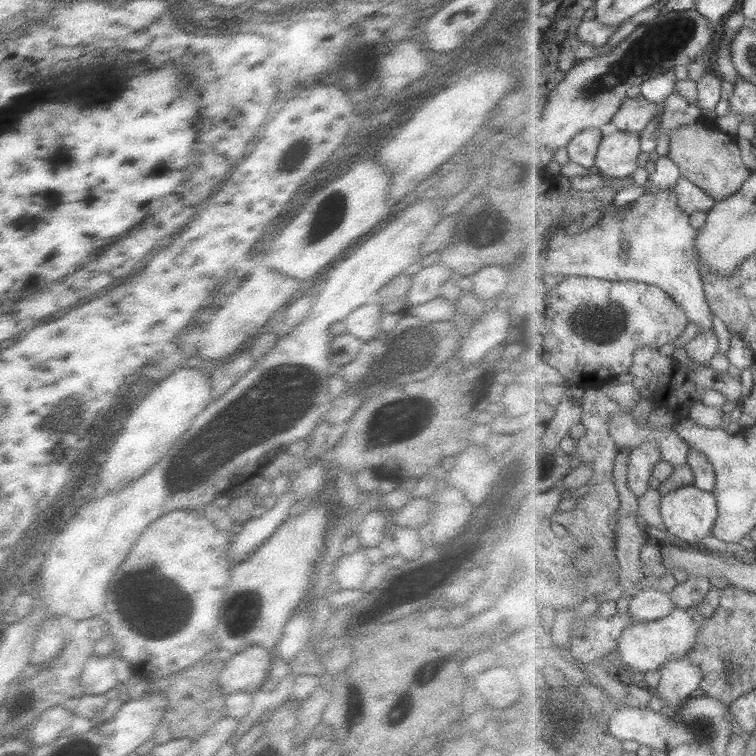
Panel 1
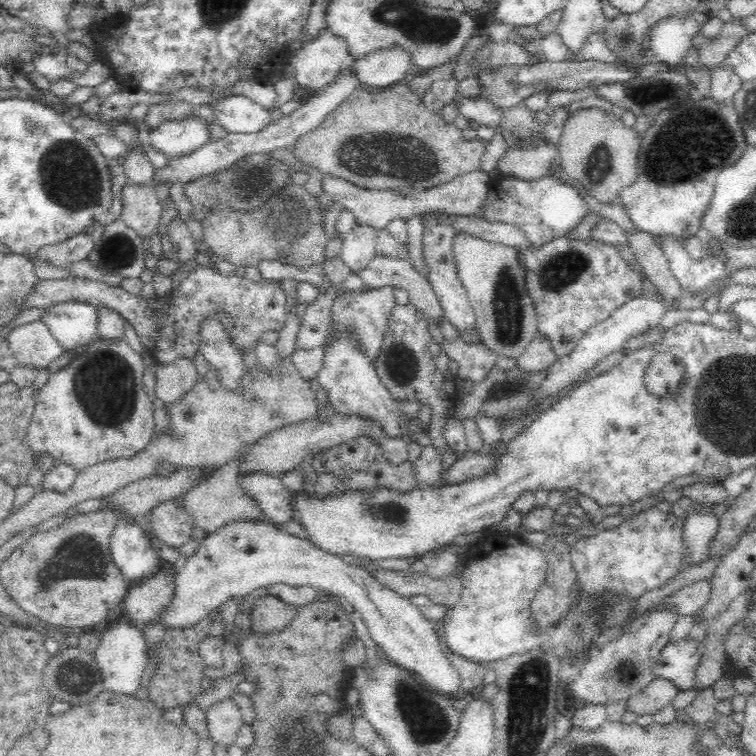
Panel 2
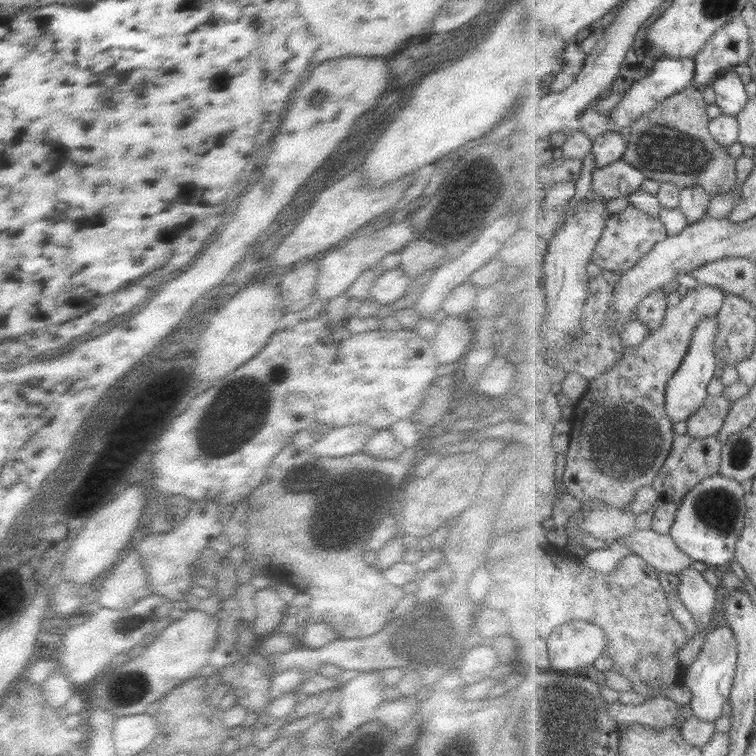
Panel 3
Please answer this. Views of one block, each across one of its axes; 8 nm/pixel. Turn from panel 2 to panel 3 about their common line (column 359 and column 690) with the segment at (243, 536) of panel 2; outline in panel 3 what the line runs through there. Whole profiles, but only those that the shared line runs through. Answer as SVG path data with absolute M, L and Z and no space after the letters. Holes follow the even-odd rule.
M690 567L680 574L677 586L679 596L692 611L698 626L714 623L716 607L718 607L717 588L696 568Z

